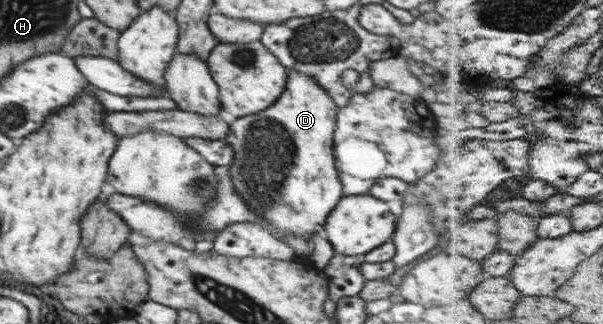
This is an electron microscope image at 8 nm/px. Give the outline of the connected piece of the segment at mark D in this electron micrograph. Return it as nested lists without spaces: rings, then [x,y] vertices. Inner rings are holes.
[[[287,70],[286,90],[282,96],[262,112],[230,119],[230,133],[224,137],[224,142],[232,146],[233,160],[229,164],[230,178],[244,200],[244,204],[276,228],[275,238],[294,236],[294,238],[312,239],[314,233],[324,229],[324,222],[334,206],[344,196],[342,181],[335,165],[333,154],[333,138],[336,128],[338,107],[334,100],[314,82],[310,76]]]

